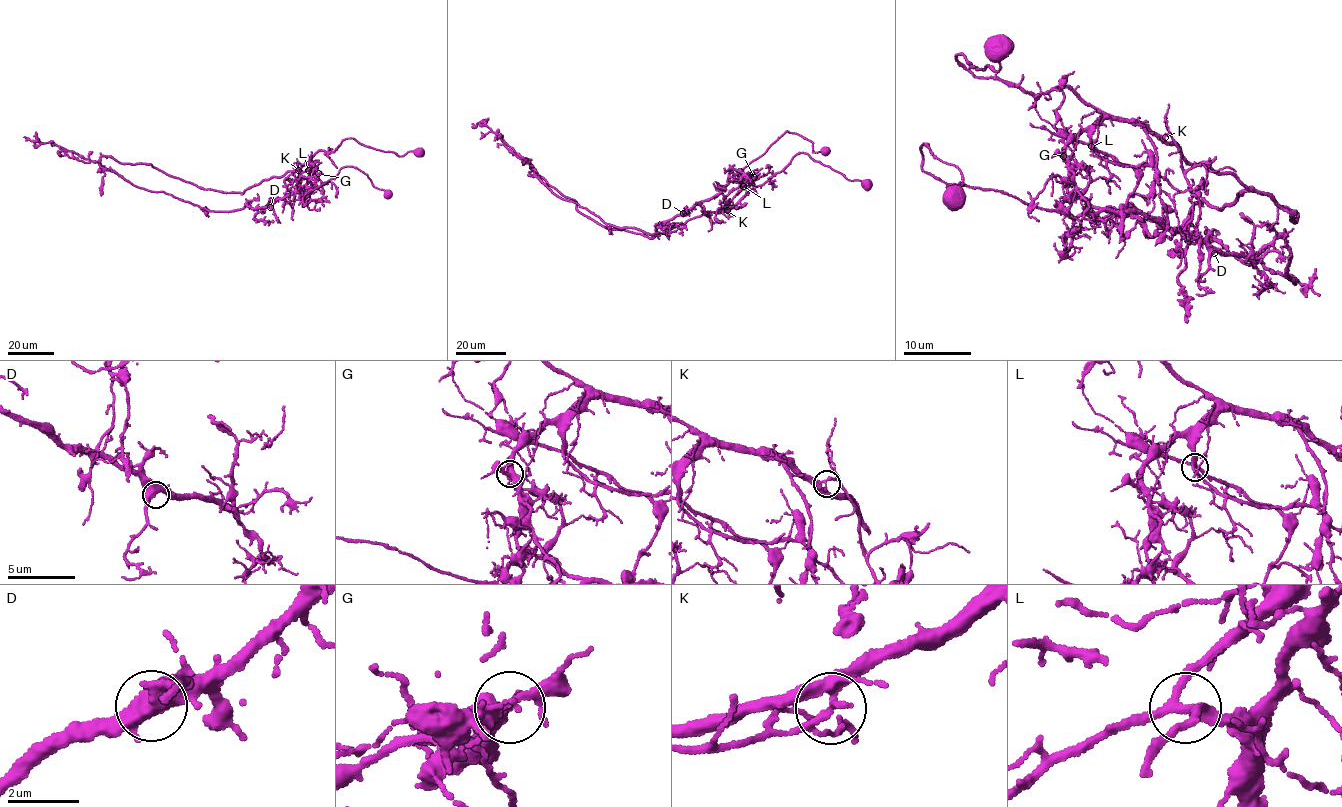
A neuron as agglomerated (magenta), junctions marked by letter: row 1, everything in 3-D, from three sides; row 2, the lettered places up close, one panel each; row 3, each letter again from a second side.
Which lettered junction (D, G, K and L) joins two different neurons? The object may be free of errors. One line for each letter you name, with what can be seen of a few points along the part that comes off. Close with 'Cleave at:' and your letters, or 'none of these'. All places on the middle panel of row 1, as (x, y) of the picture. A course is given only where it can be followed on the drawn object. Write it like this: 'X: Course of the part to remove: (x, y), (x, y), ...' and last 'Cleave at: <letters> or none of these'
G: Course of the part to remove: (754, 177), (729, 177), (720, 192), (650, 234), (558, 197), (521, 161)
Cleave at: G

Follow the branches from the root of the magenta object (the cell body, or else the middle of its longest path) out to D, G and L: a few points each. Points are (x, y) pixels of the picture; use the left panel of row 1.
D: (387, 194), (373, 185), (364, 173), (345, 166), (335, 178), (307, 193), (292, 192), (276, 199), (270, 207)
G: (387, 194), (373, 185), (364, 173), (350, 166), (342, 167), (335, 178), (312, 190), (318, 173)
L: (387, 194), (364, 173), (350, 166), (342, 167), (335, 178), (312, 190), (316, 170), (312, 165), (308, 170)

